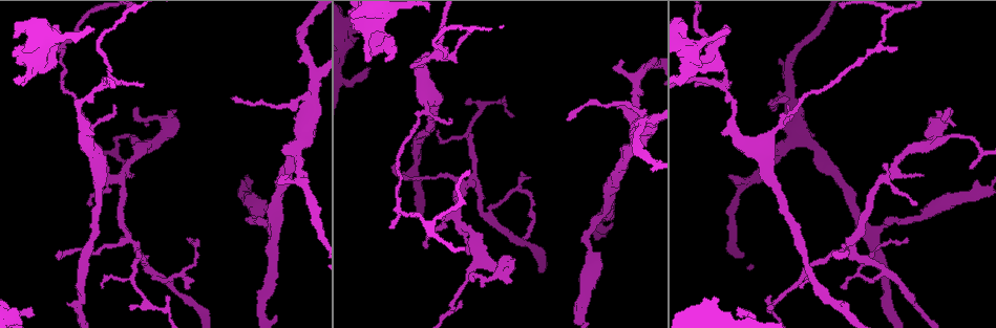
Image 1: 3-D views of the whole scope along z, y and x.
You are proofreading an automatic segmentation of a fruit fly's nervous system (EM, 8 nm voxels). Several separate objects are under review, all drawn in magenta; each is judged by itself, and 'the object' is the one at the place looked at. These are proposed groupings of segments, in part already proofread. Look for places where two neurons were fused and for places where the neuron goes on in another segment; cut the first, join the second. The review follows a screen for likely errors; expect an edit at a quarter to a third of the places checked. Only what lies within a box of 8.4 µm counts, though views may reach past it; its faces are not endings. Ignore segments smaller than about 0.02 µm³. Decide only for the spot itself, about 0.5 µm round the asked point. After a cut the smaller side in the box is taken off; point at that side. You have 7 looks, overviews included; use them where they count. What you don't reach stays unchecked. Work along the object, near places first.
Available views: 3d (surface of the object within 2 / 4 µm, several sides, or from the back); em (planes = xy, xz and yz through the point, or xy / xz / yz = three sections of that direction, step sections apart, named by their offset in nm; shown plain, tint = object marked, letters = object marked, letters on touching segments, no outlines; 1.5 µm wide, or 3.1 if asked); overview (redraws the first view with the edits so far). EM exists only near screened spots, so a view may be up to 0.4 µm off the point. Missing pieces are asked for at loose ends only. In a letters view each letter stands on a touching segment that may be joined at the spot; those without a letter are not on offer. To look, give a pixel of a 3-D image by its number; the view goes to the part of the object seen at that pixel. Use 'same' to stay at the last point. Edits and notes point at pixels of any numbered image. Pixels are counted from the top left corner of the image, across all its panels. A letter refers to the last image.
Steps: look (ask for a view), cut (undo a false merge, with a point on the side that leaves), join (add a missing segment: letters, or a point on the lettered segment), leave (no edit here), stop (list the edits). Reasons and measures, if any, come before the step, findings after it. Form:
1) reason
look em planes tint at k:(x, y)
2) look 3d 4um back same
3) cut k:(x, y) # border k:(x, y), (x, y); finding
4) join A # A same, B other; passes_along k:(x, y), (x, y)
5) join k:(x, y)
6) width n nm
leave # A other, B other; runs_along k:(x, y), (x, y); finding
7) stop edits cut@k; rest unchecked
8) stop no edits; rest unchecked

look em planes plain at 1:(33, 313)

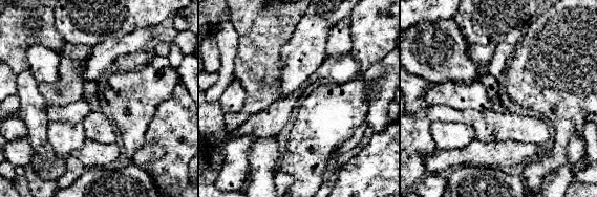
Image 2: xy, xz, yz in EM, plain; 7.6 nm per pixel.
where the object lies
look em planes tint same

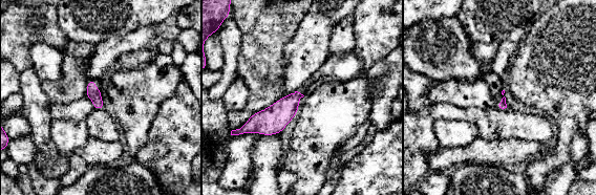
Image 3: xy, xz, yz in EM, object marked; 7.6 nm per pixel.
what lies round it
look em planes letters same

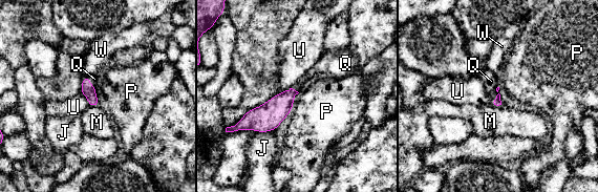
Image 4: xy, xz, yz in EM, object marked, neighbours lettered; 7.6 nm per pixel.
join Q # J other, M other, P other, Q same, U other, W other; passes_along 4:(88, 90), (92, 86), (94, 79); it goes on there

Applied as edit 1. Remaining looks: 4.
redraw
look overview

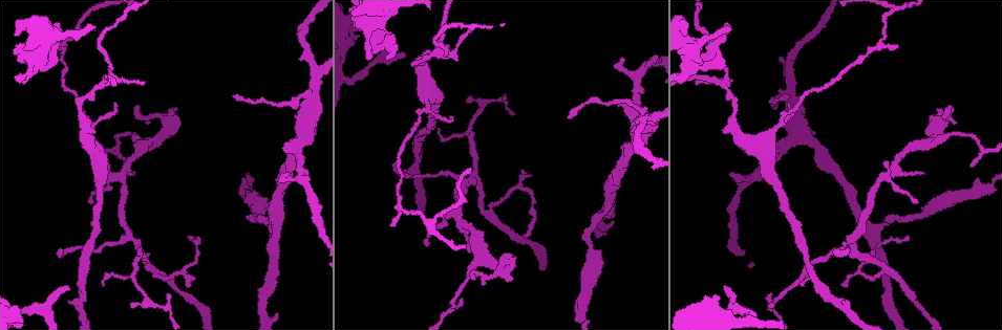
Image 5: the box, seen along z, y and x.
small branch off a trunk
look em planes tint at 5:(486, 257)

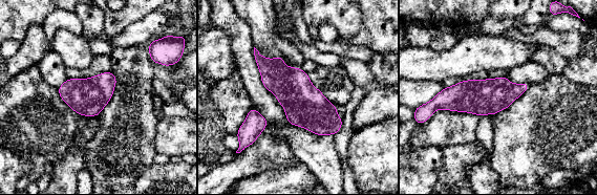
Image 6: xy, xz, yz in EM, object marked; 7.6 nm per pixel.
look em planes letters same

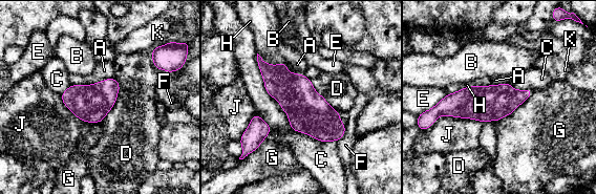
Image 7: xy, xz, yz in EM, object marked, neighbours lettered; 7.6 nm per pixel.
leave # A other, B other, C other, D other, E other, F other, G other, H other, J other, K other; border 7:(114, 78), (116, 100), (100, 122); continuous, no second neuron

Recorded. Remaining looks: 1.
stop edits join@4; rest unchecked

